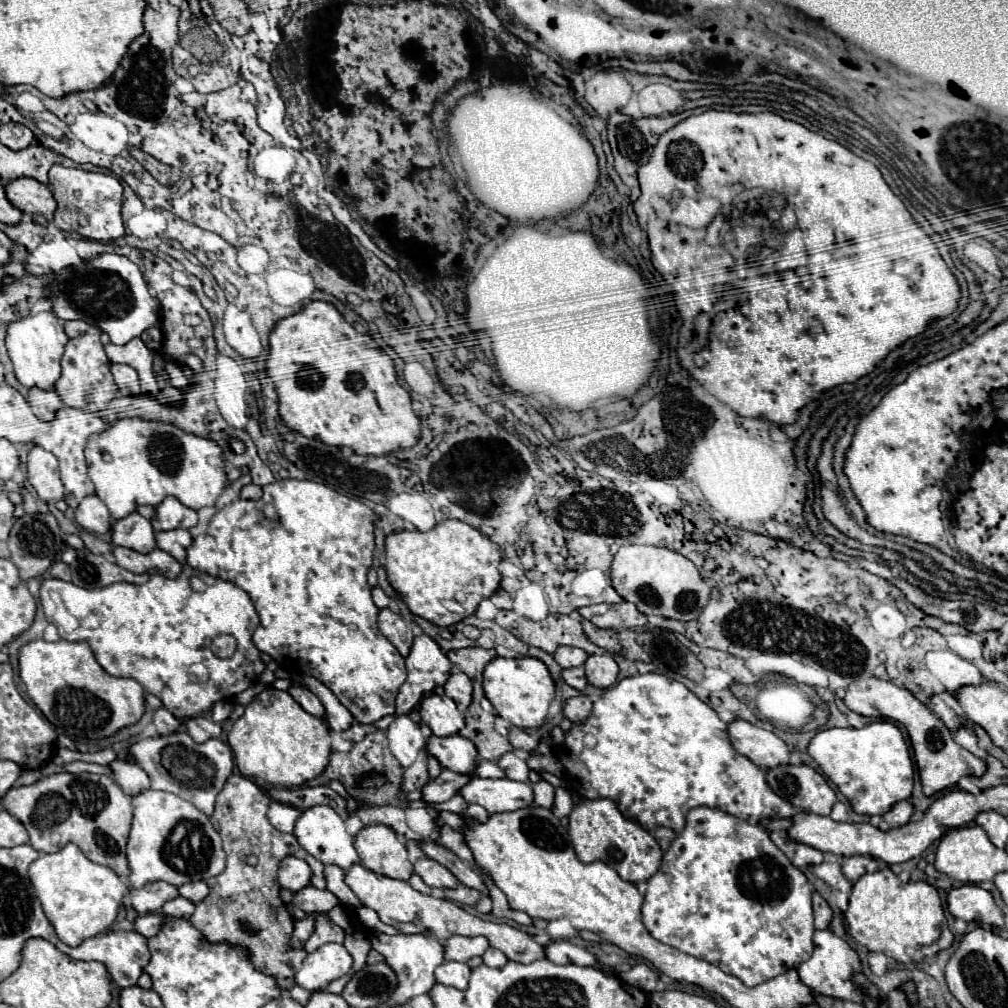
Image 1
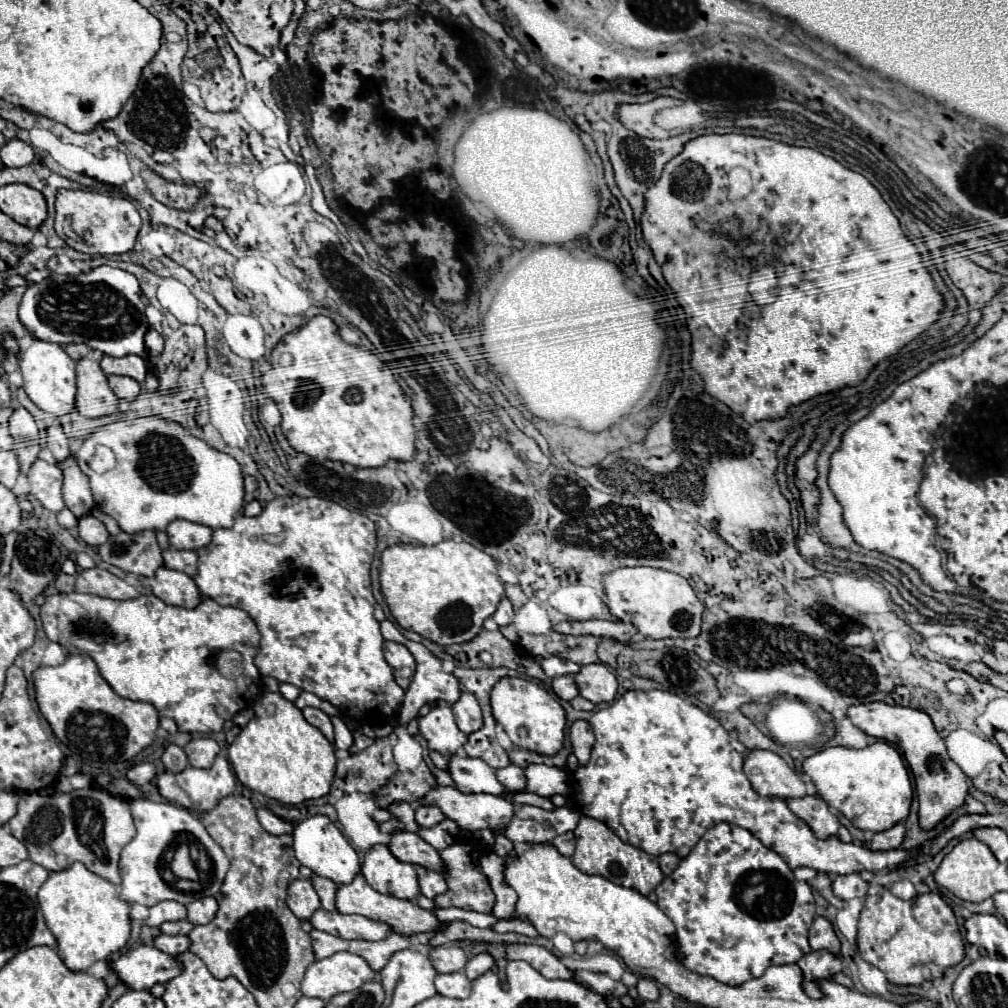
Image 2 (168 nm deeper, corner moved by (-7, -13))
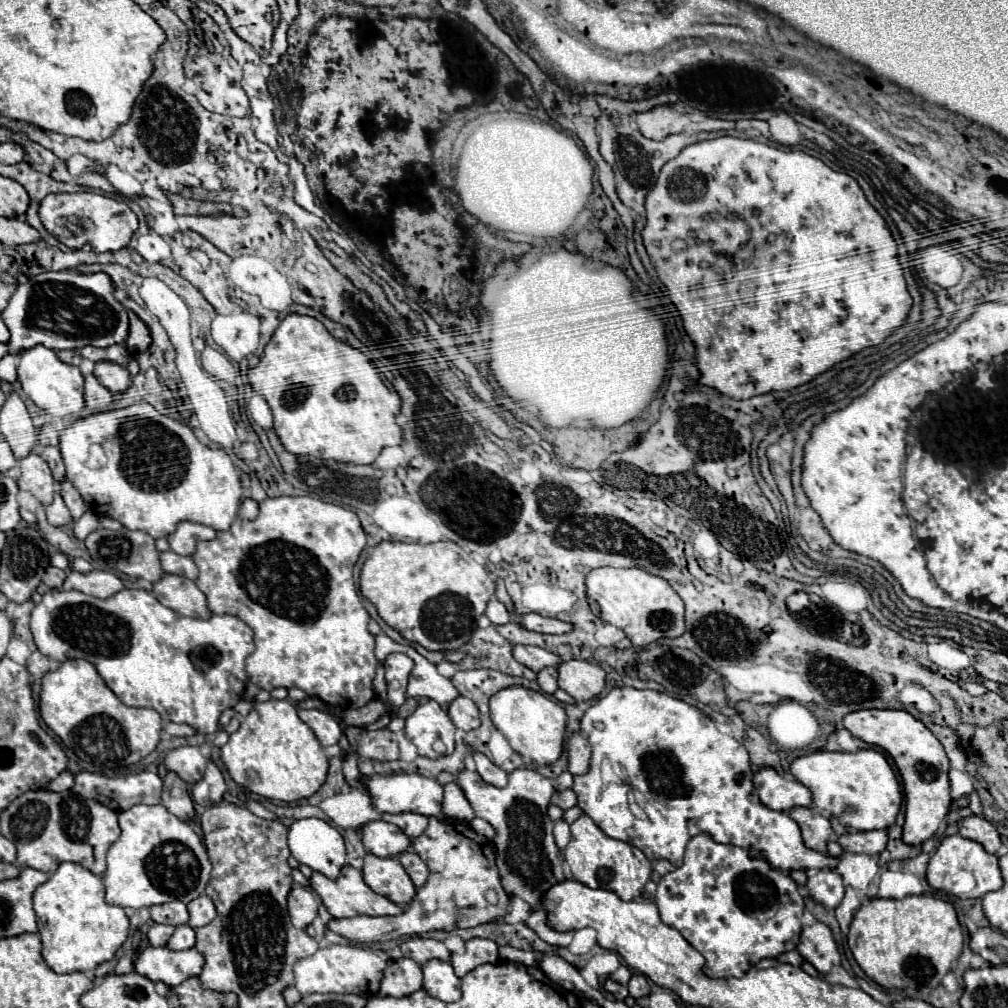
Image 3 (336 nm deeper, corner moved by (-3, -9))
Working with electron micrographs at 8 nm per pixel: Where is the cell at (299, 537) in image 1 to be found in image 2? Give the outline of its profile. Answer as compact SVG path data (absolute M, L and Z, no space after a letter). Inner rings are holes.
M280 496L280 498L274 498L272 502L264 504L264 510L260 516L248 518L244 514L238 514L234 518L232 528L214 530L212 542L198 550L198 574L196 574L194 582L204 596L210 596L212 600L216 600L222 606L238 606L238 608L246 610L250 614L250 618L256 622L261 640L254 664L258 666L260 674L274 676L278 682L290 682L290 684L298 686L300 690L312 692L318 698L334 704L346 718L358 720L360 724L388 722L388 720L396 718L398 708L402 706L402 700L404 700L404 690L396 684L394 668L384 658L384 652L382 652L384 638L380 634L380 622L374 618L374 602L376 600L372 596L372 582L370 582L370 566L374 560L374 552L376 552L376 524L368 516L358 514L358 512L350 512L348 508L344 508L332 500L324 500L324 498Z

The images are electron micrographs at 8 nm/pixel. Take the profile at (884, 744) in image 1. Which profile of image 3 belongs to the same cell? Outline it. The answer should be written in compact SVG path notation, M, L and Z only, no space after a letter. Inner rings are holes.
M876 750L858 752L812 752L796 758L790 764L792 776L804 784L812 796L814 806L828 810L840 824L856 830L884 830L894 824L900 812L902 794L900 784L894 776L884 754Z

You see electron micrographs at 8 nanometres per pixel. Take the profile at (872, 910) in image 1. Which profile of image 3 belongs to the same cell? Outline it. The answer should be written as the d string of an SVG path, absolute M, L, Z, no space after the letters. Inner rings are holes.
M906 896L902 900L874 898L854 914L848 946L866 972L882 988L936 988L962 952L962 928L950 902L934 896Z

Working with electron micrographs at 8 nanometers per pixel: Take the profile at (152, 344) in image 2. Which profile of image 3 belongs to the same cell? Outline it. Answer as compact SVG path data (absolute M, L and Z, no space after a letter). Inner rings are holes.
M128 310L128 318L130 318L130 328L128 328L128 338L126 338L124 346L132 356L136 356L136 354L148 350L152 338L150 338L146 324L132 310Z

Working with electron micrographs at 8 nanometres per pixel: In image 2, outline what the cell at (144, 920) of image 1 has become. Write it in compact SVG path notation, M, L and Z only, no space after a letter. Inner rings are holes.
M160 934L154 938L154 946L170 956L176 956L180 952L186 952L190 946L190 938L188 936L168 936L168 934Z

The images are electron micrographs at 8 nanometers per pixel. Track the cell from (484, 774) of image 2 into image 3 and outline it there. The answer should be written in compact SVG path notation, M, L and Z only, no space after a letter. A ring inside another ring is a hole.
M518 768L508 776L508 784L504 788L494 788L482 782L476 772L468 770L464 770L456 782L464 790L476 816L486 820L496 832L494 854L504 892L510 898L522 898L524 902L528 902L530 910L538 910L542 906L544 894L558 882L566 880L560 860L560 848L556 846L552 836L554 822L546 814L550 796L554 794L550 780L546 780L532 768Z

